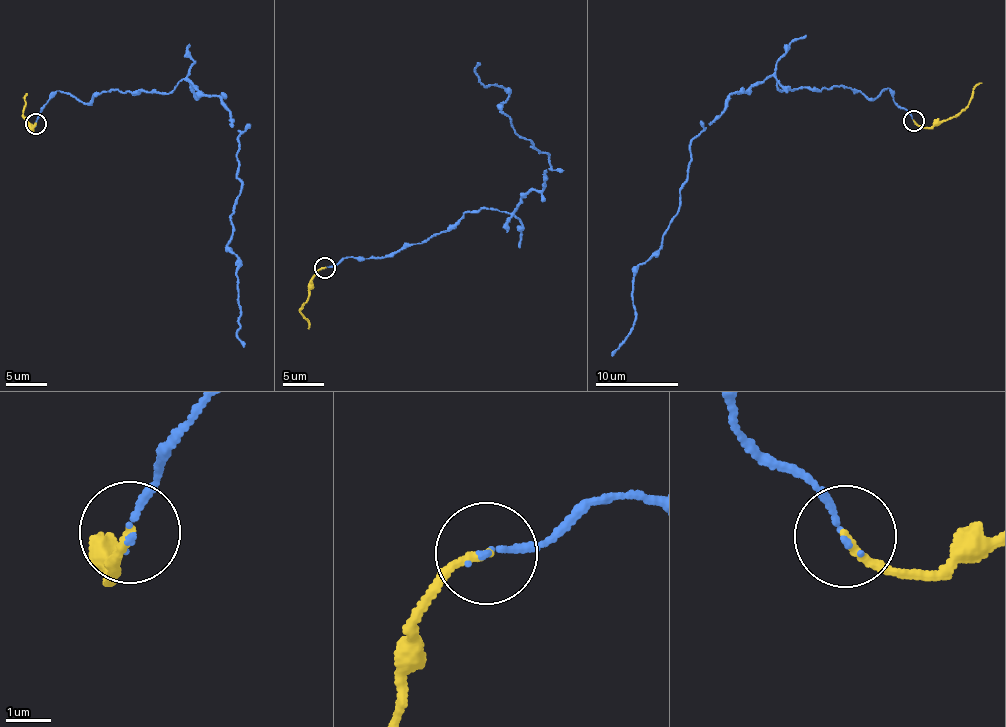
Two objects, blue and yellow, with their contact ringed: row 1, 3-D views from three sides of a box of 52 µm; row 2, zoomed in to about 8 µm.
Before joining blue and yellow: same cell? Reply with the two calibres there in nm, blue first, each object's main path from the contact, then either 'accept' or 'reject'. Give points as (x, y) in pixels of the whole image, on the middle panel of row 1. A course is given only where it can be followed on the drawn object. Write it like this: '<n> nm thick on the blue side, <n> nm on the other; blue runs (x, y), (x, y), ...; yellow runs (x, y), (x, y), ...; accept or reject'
120 nm thick on the blue side, 170 nm on the other; blue runs (324, 267), (542, 189), (550, 154), (516, 134), (478, 62); yellow runs (324, 267), (316, 273), (300, 312), (308, 318), (308, 329); accept

